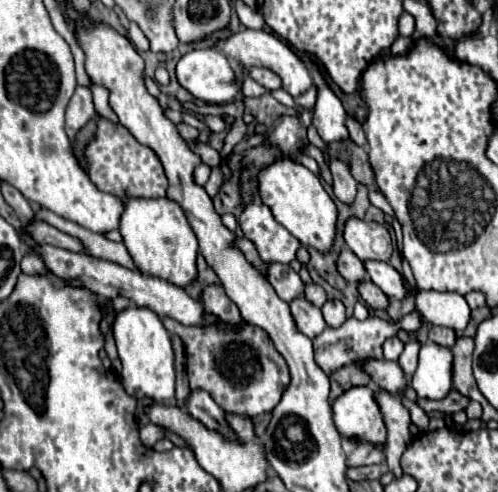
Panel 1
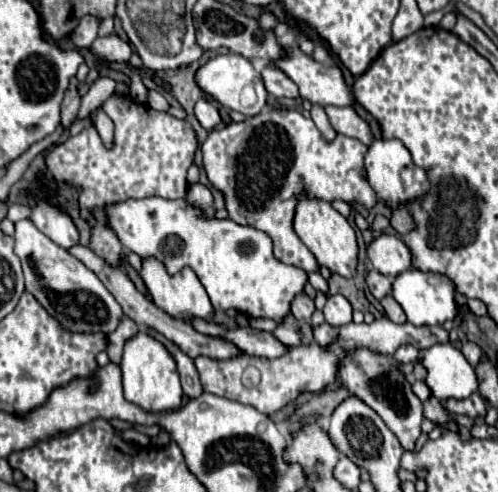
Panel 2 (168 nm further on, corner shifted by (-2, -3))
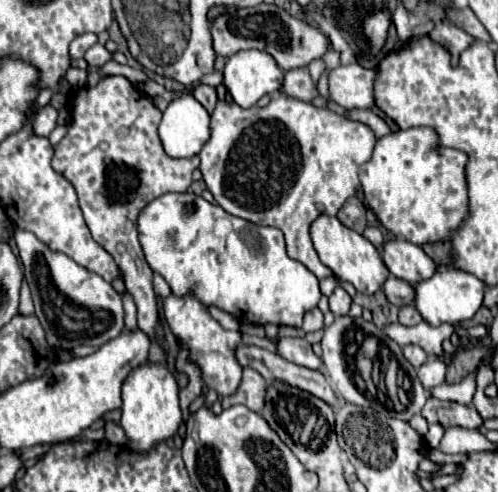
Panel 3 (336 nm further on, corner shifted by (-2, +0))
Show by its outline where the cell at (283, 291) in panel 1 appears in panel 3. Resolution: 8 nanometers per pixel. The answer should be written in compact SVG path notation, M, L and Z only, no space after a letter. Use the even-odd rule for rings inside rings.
M313 308L311 312L305 314L305 322L303 322L303 332L315 332L315 330L321 330L325 328L323 324L323 314L319 308Z

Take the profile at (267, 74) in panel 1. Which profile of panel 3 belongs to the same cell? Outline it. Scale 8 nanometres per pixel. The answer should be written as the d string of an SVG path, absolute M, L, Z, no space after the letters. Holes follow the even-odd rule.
M299 68L299 70L289 70L285 72L285 80L283 80L283 88L281 88L287 96L311 102L313 98L319 96L317 86L309 74L307 68Z

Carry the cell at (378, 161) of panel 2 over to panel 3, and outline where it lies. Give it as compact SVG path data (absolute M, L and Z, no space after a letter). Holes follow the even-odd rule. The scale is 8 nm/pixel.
M409 128L379 138L371 160L359 168L359 178L369 208L373 210L377 220L395 236L423 246L441 240L451 240L451 236L461 228L463 220L469 216L465 166L467 154L455 148L443 148L433 128Z

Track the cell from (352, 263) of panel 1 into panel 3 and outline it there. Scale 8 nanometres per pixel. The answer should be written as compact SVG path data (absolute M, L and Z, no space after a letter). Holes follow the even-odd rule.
M391 276L385 286L383 286L383 292L387 296L387 300L395 306L407 306L407 304L413 304L415 300L415 286L405 282L405 280L399 280L395 276Z

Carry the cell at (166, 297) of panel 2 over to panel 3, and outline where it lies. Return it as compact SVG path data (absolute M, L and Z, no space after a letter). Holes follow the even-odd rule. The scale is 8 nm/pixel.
M171 294L169 298L163 300L163 312L165 312L169 330L181 342L181 346L189 350L189 360L201 368L203 384L209 390L215 390L219 396L235 394L241 384L241 374L243 374L243 366L235 360L235 352L243 344L241 332L229 332L221 328L221 324L211 318L207 306L193 296L173 296Z

